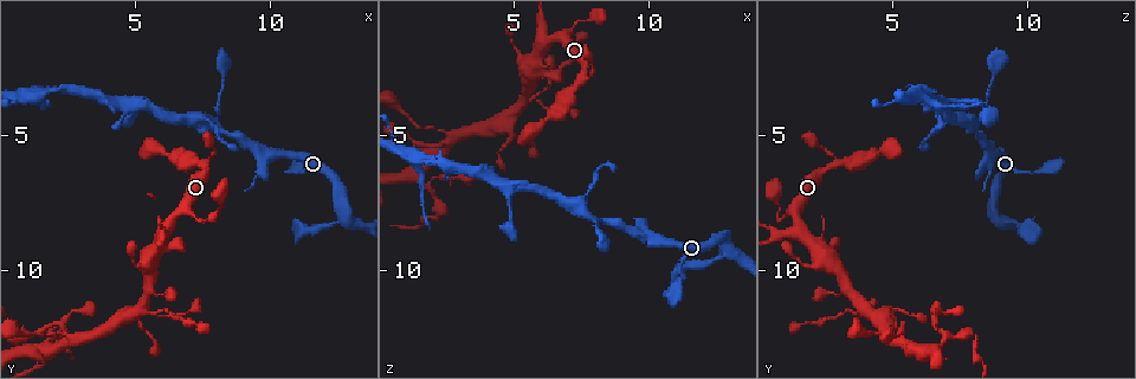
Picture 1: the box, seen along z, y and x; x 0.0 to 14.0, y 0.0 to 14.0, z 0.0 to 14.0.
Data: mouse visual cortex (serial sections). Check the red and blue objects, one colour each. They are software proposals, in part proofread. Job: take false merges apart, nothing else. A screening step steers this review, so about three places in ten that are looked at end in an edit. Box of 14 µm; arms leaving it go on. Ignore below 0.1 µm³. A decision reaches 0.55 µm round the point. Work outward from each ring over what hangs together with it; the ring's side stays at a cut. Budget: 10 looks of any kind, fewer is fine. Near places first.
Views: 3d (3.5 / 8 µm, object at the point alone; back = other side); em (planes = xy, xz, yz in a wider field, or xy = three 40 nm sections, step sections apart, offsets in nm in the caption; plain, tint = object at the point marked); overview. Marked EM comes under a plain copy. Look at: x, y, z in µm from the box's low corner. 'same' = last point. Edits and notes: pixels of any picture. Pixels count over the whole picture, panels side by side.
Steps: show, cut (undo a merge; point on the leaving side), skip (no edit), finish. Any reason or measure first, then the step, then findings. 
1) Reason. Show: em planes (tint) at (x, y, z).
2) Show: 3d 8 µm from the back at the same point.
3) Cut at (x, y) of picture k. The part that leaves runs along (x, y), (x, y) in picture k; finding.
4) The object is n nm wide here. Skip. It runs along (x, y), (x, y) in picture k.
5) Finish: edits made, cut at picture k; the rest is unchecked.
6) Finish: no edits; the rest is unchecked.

Three-way junction. Show: 3d 3.5 µm from the back at (8.0, 4.6, 8.0).

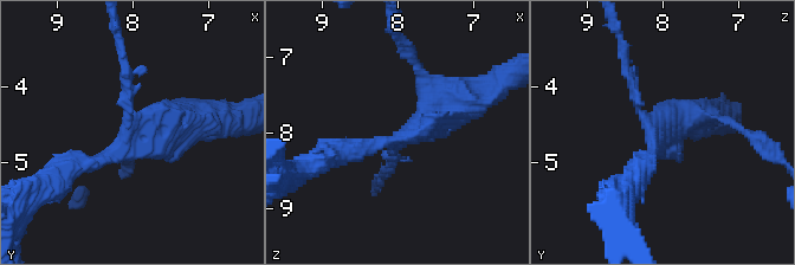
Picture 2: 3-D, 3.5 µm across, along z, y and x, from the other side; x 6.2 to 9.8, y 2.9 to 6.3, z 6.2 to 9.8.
Show: em xy step 3 (tint) at (8.00, 4.60, 8.10).

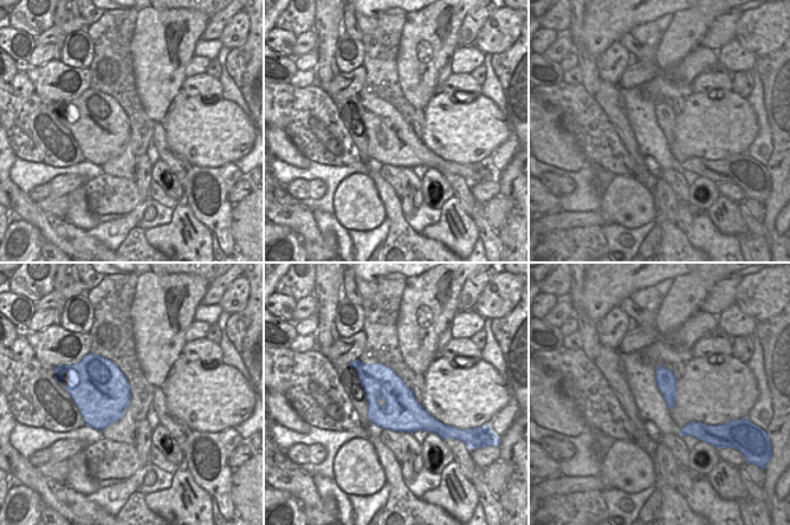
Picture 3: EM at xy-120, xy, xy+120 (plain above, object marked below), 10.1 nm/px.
The arms are 150, 250, 400 nm wide. Skip. It runs along (329, 155), (398, 140), (459, 95) in picture 2; one cell here.

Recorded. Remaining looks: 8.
Abrupt turn. Show: 3d 3.5 µm from the back at (4.8, 4.0, 6.8).

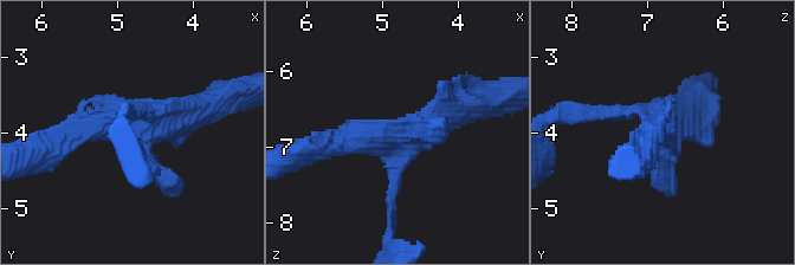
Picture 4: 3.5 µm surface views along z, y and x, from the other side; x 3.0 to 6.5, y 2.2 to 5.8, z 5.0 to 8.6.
Show: em xy step 3 (tint) at (4.80, 4.00, 6.80).

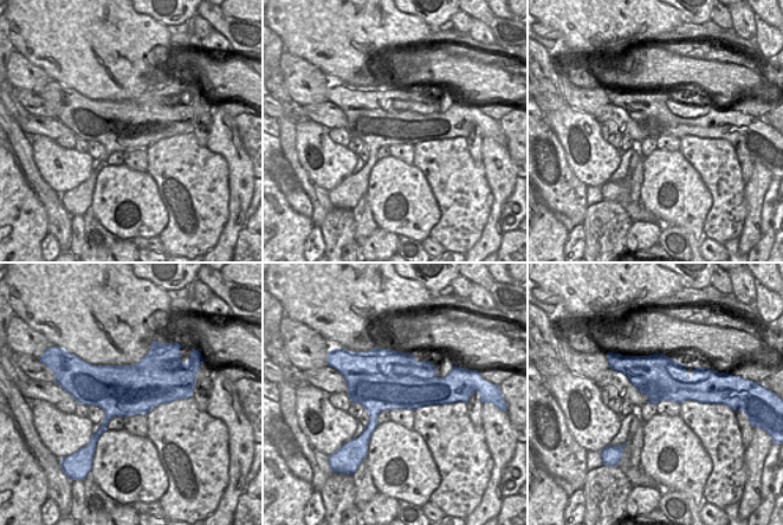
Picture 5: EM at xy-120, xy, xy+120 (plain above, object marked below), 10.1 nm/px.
Skip. One cell here.

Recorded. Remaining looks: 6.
Thin arm on a thick one. Show: 3d 3.5 µm at (5.3, 11.3, 3.9).

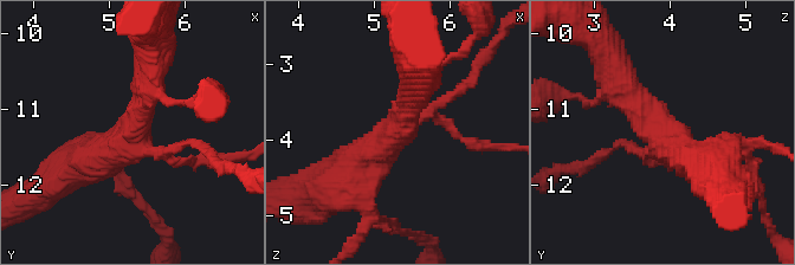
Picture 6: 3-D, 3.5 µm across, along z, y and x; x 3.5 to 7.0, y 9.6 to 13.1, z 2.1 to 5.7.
3 arms meet here; the arms are 150, 400, 500 nm wide. Show: em xy step 1 (tint) at (5.25, 11.30, 3.90).

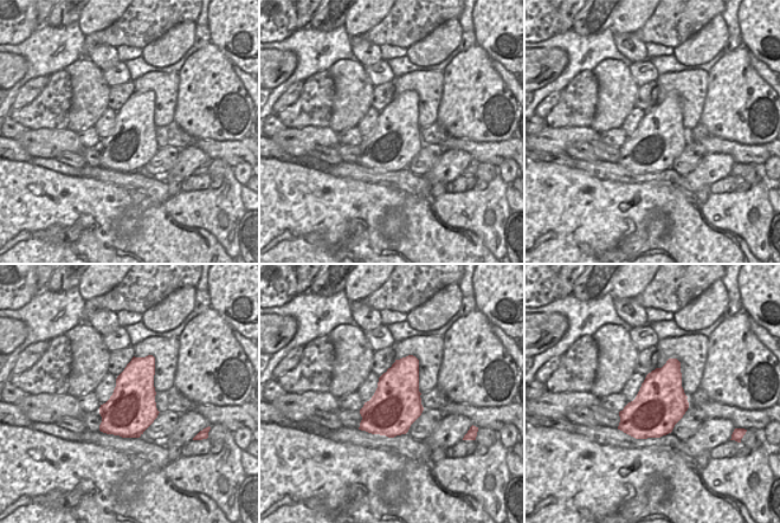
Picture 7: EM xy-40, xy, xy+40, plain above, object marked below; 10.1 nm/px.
Show: em xy step 5 (tint) at the same point.

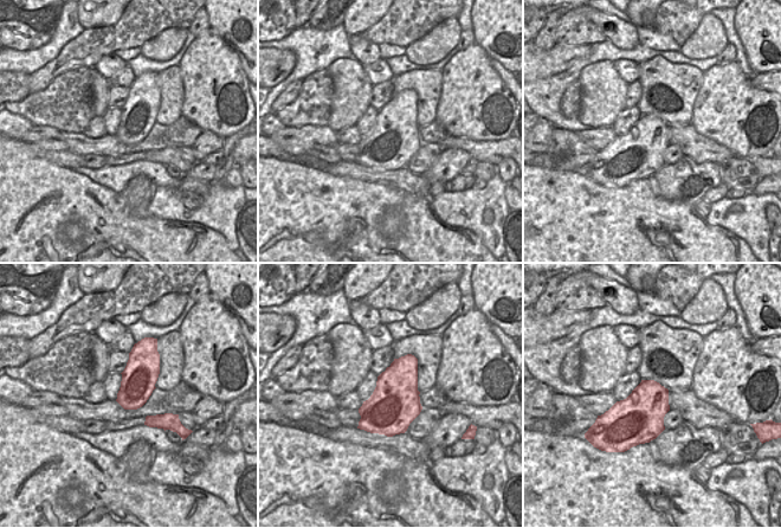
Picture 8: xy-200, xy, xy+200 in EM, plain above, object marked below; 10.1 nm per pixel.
Skip. It runs along (620, 71), (677, 150), (710, 165) in picture 6; one cell here.

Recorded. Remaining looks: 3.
Show: 3d 3.5 µm from the back at (2.8, 12.5, 5.1).

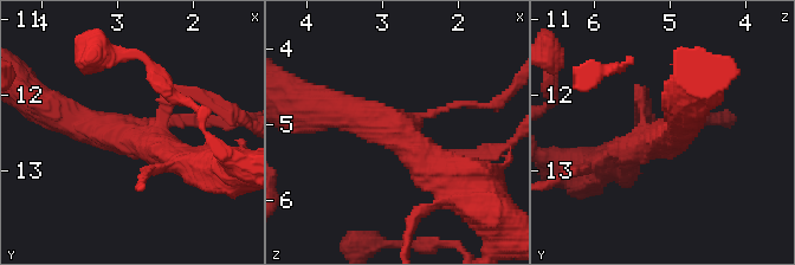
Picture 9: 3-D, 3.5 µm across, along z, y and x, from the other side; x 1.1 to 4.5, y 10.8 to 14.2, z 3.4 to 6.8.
4 arms meet here; the arms are 100, 150, 400, 450 nm wide. Show: em xy step 3 (tint) at (2.80, 12.60, 5.10).

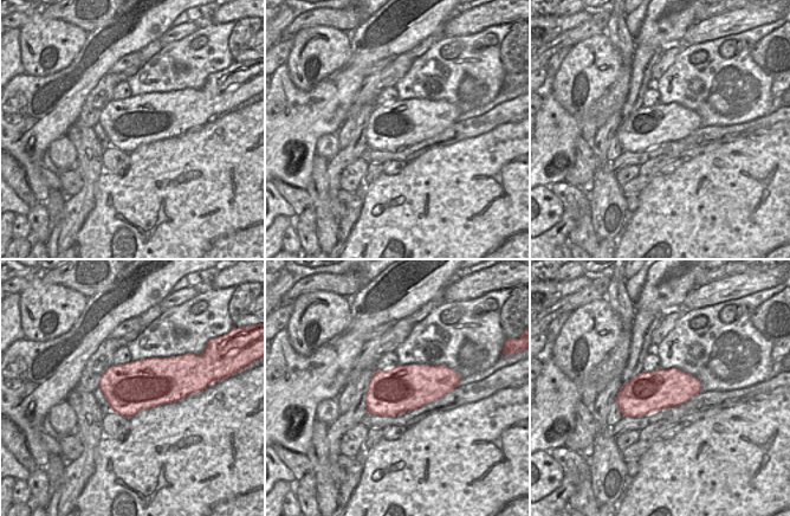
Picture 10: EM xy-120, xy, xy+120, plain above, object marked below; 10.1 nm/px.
Skip. It runs along (328, 108), (389, 125), (454, 180) in picture 9; all the same cell.

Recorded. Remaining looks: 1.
Finish: no edits; the rest is unchecked.

